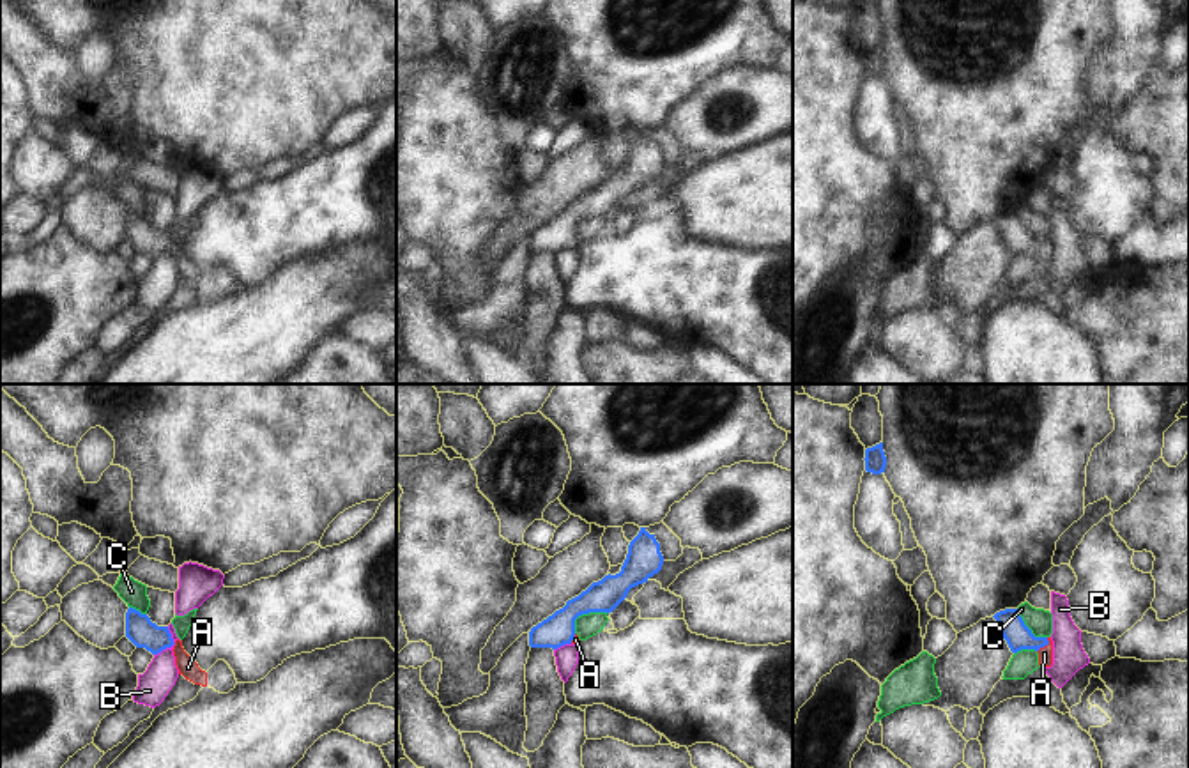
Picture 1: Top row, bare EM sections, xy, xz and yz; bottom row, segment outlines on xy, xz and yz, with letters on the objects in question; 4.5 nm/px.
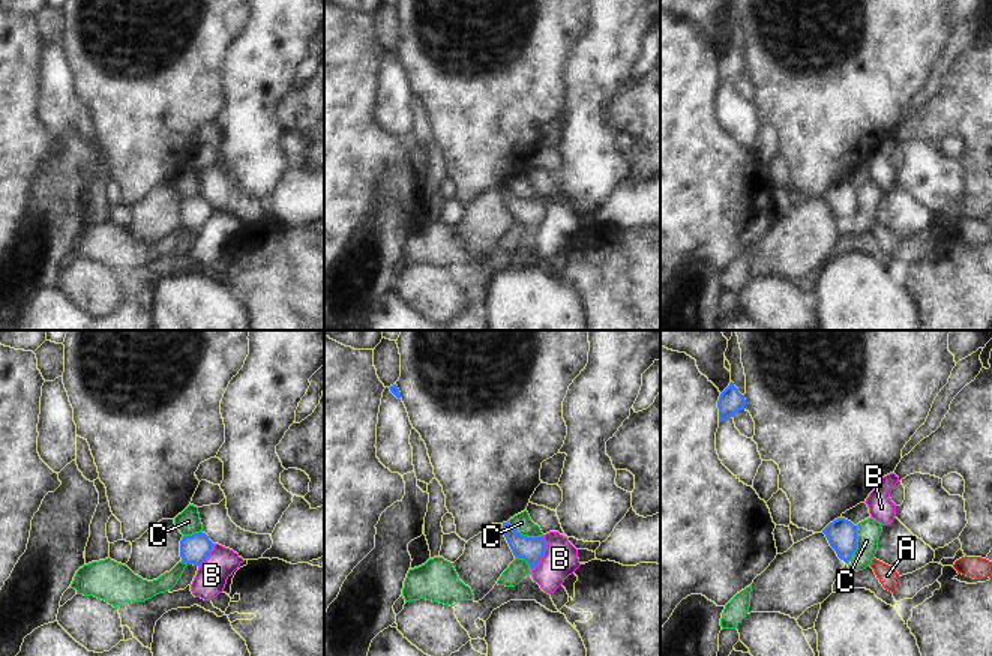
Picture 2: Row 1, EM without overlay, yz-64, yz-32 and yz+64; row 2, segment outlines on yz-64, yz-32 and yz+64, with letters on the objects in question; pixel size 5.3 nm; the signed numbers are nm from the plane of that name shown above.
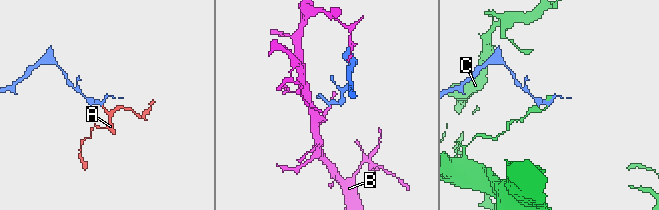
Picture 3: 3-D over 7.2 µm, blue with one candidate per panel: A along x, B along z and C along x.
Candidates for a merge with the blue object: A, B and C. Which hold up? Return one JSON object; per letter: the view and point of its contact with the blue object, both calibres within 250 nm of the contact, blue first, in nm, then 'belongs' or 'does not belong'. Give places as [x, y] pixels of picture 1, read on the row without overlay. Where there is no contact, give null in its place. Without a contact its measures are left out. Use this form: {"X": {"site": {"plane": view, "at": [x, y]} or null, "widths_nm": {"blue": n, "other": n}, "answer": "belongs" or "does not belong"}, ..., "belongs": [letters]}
{"A": {"site": {"plane": "yz", "at": [1044, 248]}, "widths_nm": {"blue": 120, "other": 60}, "answer": "belongs"}, "B": {"site": {"plane": "xy", "at": [172, 248]}, "widths_nm": {"blue": 140, "other": 150}, "answer": "does not belong"}, "C": {"site": {"plane": "xz", "at": [584, 216]}, "widths_nm": {"blue": 150, "other": 110}, "answer": "does not belong"}, "belongs": ["A"]}

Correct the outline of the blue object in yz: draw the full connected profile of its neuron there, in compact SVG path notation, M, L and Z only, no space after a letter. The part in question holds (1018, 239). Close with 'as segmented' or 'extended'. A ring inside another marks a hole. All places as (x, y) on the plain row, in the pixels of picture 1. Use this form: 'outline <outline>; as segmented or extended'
outline M1005 212L993 219L998 232L1007 244L1012 257L1021 253L1035 253L1039 257L1039 269L1053 269L1053 244L1051 241L1035 241L1032 234L1024 228L1017 212Z; extended

